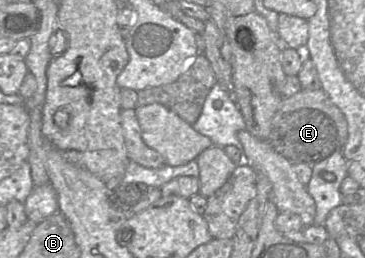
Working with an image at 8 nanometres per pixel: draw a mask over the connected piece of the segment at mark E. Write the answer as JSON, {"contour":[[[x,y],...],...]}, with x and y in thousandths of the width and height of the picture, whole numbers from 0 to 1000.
{"contour":[[[822,422],[753,446],[732,550],[745,574],[803,632],[841,632],[852,643],[940,581],[918,484],[901,450],[868,422]]]}

